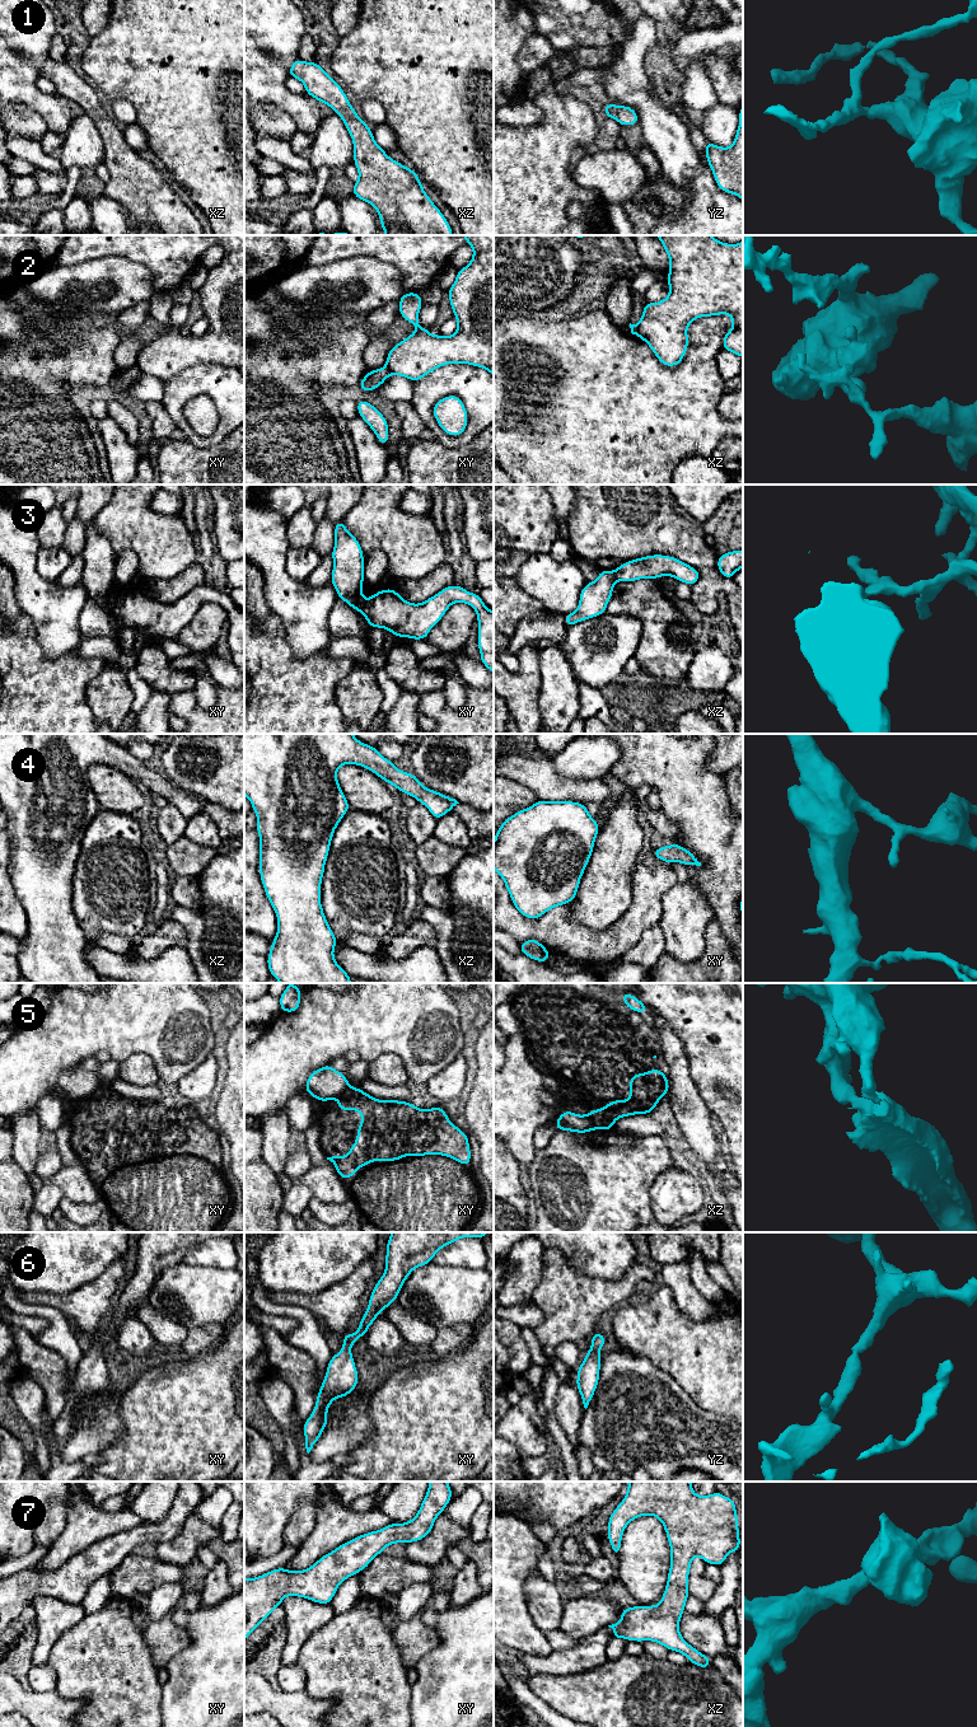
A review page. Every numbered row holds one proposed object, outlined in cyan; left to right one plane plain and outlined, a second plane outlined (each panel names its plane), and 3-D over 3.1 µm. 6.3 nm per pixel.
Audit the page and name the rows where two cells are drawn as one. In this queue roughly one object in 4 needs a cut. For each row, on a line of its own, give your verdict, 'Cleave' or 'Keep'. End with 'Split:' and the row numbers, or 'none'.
1: Keep
2: Cleave
3: Cleave
4: Keep
5: Cleave
6: Keep
7: Keep
Split: 2, 3, 5

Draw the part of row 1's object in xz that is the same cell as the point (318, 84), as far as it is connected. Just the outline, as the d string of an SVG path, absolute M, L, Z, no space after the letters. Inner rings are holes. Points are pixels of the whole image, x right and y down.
M296 58L289 76L300 80L308 95L329 106L343 121L354 142L354 164L359 170L352 195L377 210L384 235L453 235L447 217L425 193L417 173L393 160L375 142L343 89L317 61Z

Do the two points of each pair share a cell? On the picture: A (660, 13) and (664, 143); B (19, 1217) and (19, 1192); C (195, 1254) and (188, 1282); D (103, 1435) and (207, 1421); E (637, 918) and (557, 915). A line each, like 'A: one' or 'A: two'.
A: two
B: one
C: two
D: two
E: one

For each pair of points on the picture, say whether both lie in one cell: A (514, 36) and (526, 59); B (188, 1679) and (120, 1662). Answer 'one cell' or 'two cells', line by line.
A: two cells
B: two cells

